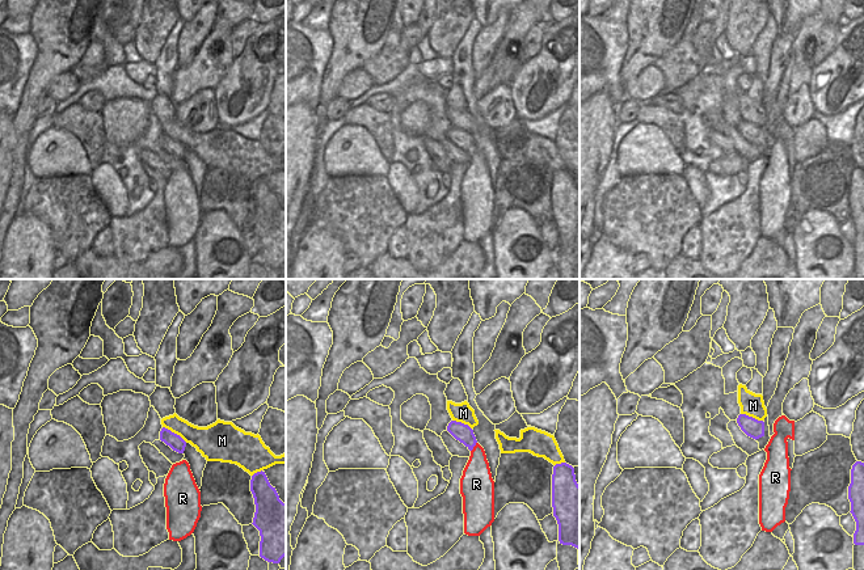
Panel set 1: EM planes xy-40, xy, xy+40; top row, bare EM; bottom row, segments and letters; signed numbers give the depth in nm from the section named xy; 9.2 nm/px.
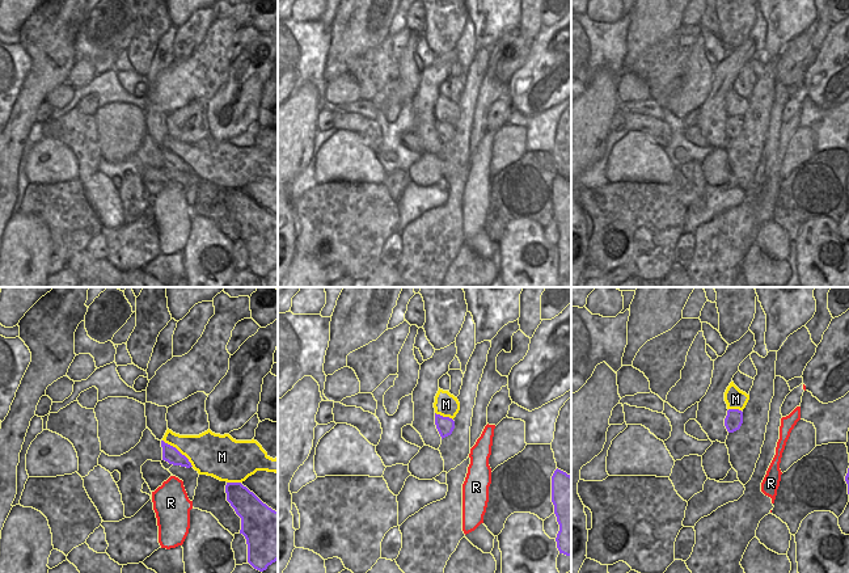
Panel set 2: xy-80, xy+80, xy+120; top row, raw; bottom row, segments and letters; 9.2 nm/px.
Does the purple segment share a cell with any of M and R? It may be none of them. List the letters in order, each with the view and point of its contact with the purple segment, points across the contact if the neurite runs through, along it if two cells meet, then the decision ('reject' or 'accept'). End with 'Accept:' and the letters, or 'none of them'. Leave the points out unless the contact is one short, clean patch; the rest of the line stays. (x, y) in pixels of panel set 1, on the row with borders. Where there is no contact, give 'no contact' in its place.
M: contact xy-40 (173, 433); reject
R: contact xy (473, 446); border xy (476, 442), (471, 451); reject
Accept: none of them

